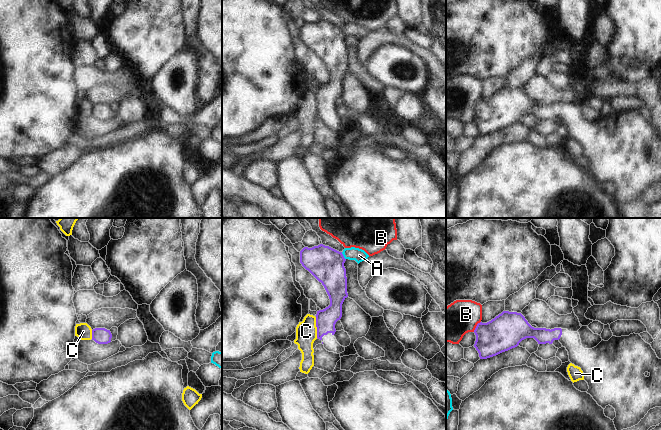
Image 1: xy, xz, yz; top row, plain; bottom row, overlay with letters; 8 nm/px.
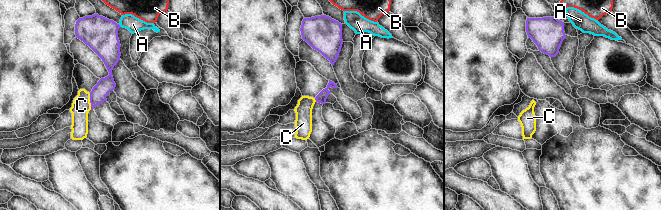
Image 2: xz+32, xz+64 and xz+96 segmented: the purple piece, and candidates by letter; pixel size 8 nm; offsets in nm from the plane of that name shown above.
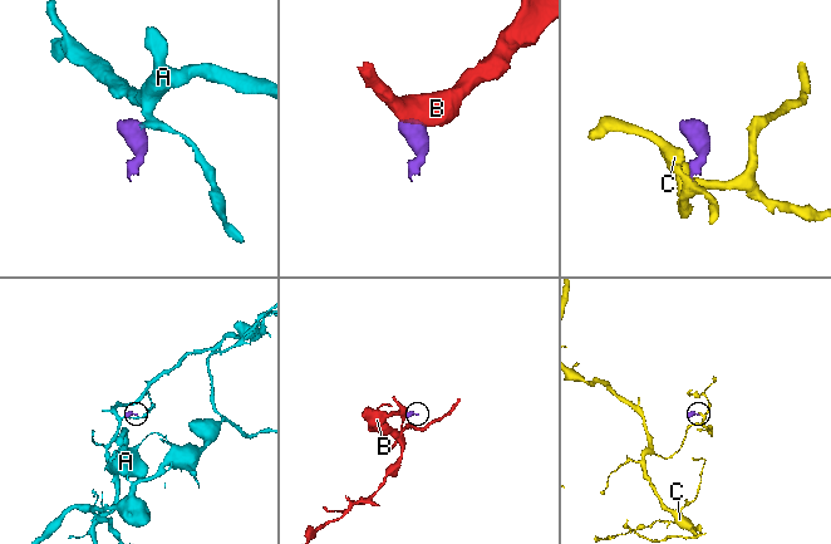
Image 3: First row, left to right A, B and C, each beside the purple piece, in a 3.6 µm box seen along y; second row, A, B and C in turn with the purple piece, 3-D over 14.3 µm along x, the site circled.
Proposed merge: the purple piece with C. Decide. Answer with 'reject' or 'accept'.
reject

